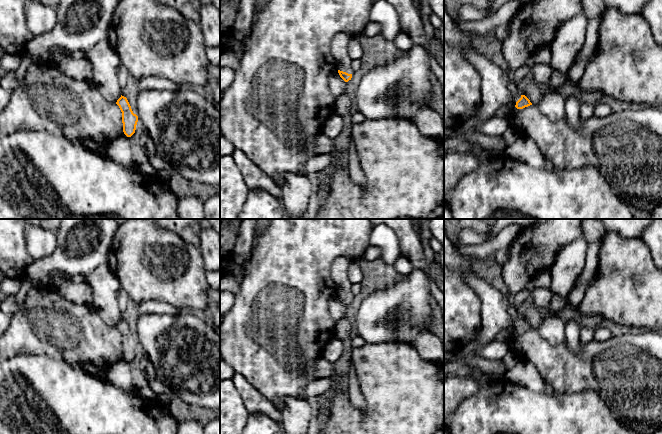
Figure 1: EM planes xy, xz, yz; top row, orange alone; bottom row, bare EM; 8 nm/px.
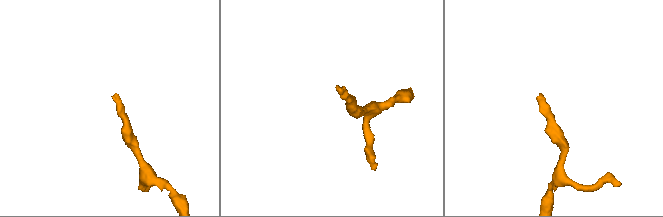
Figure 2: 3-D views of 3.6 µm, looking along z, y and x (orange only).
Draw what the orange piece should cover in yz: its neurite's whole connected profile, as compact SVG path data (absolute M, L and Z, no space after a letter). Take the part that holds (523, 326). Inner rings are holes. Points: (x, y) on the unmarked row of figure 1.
M444 229L444 264L459 271L465 282L477 293L481 301L481 329L476 338L477 347L465 356L478 357L480 350L507 332L523 333L532 329L511 309L510 299L488 284L475 272L471 263L459 253Z

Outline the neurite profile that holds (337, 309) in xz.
M337 293L329 301L329 312L335 322L346 314L346 306L340 301Z

